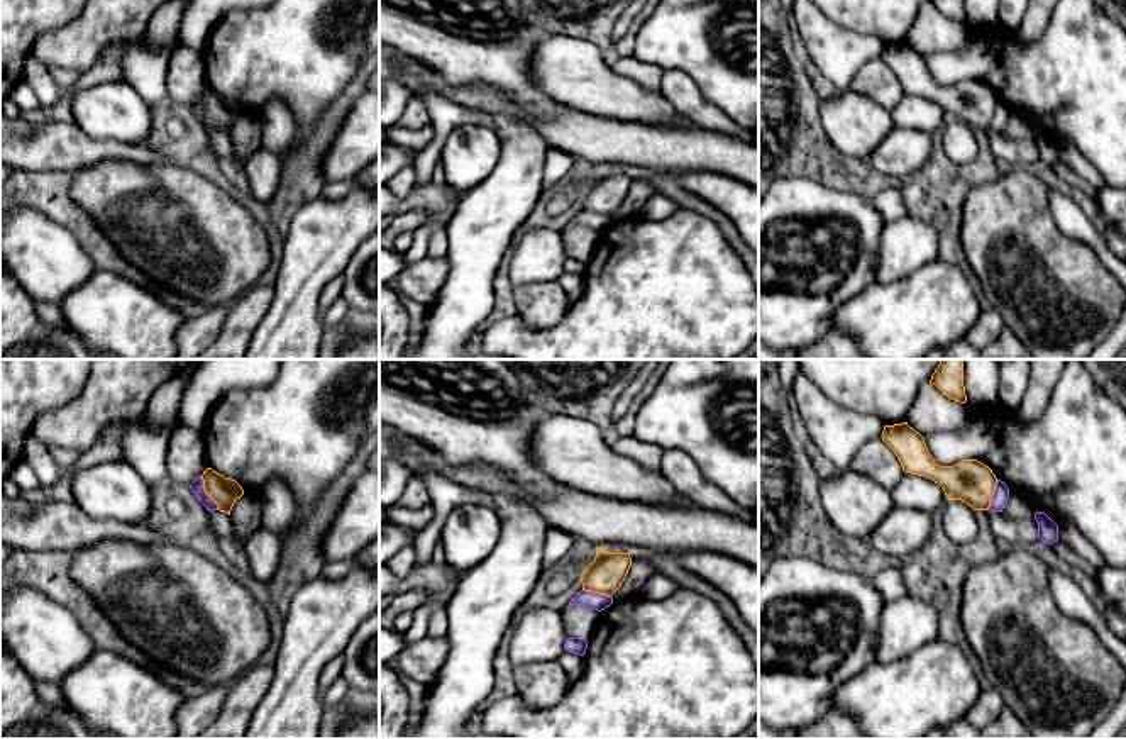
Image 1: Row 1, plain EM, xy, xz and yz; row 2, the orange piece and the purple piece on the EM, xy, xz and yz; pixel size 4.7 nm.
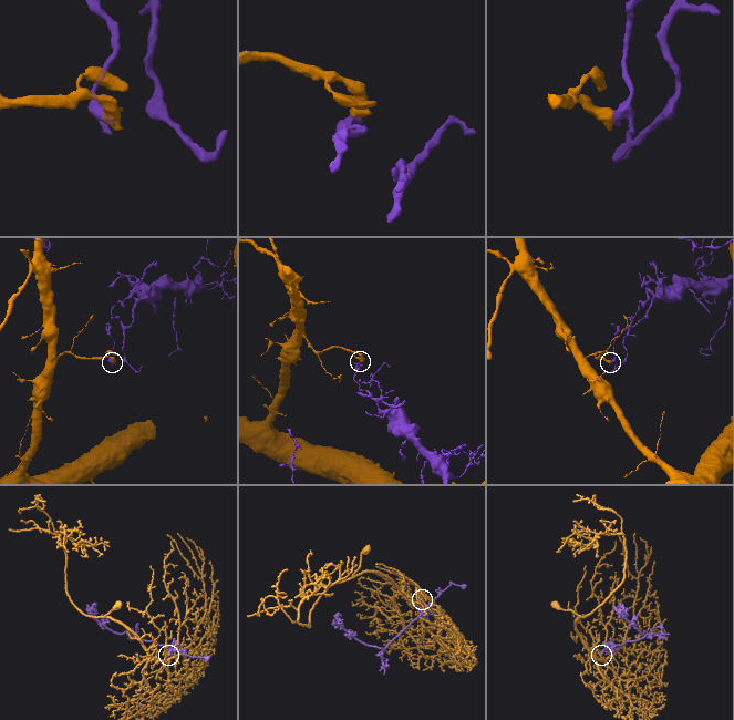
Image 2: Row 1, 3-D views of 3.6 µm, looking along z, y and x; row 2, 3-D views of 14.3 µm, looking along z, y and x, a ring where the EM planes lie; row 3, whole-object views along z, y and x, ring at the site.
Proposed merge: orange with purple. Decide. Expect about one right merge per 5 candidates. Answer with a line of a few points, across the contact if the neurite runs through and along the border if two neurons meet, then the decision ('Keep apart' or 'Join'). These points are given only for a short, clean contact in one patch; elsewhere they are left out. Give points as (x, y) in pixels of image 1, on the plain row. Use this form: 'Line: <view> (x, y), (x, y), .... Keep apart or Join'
Line: xy (200, 97), (204, 112), (219, 129). Keep apart

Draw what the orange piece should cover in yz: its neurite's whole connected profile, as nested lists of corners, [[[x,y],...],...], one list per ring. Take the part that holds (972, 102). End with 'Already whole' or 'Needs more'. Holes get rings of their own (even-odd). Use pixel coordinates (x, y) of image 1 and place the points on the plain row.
[[[908,42],[884,46],[882,61],[897,76],[902,92],[938,103],[950,120],[962,120],[974,131],[989,131],[997,98],[977,80],[963,80],[953,86],[940,86],[930,75],[925,58]]]. Already whole

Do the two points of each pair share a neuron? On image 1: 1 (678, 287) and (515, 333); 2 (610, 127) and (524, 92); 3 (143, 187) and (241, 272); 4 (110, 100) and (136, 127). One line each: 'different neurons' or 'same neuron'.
1: same neuron
2: same neuron
3: same neuron
4: same neuron

